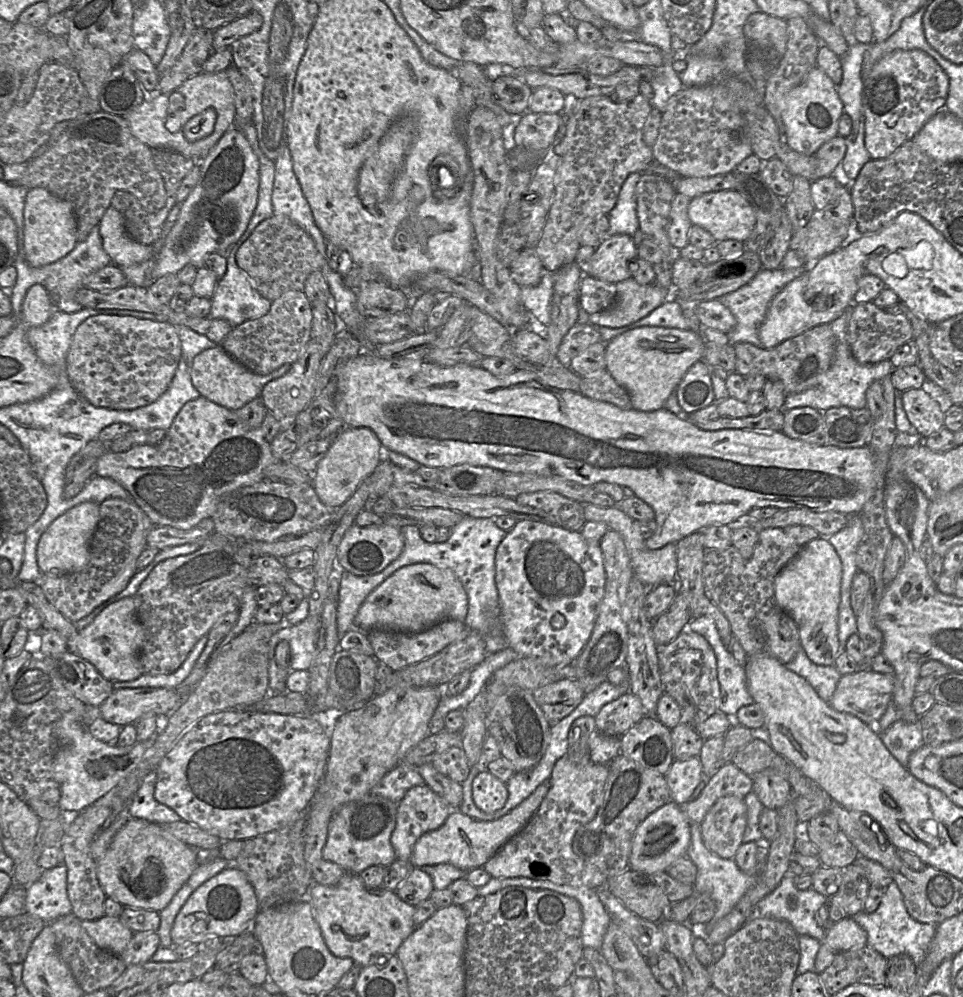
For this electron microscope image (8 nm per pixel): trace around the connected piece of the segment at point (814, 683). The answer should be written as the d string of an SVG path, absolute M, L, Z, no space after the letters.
M800 649L794 659L785 666L803 677L824 701L831 700L841 677L834 665L817 665Z

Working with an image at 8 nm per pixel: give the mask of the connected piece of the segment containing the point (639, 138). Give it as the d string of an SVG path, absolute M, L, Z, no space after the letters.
M641 93L616 103L608 96L586 97L576 103L572 114L565 120L563 154L559 158L554 177L554 197L546 218L541 237L535 246L544 272L555 273L575 262L584 229L595 219L608 215L615 206L621 187L631 173L647 172L655 159L652 148L643 141L644 125L652 105Z

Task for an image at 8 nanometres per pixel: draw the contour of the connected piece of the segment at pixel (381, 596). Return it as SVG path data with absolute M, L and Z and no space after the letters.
M415 563L397 570L368 595L355 617L355 628L419 633L446 619L465 622L467 611L467 593L451 569Z

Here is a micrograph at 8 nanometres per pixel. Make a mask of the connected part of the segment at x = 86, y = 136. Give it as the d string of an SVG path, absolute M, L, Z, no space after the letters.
M100 110L71 120L53 146L39 157L26 162L29 162L26 171L18 180L10 181L9 185L25 186L28 189L45 188L53 195L69 201L77 220L78 242L85 241L93 227L99 224L118 190L132 193L149 213L159 211L166 202L164 180L154 164L151 148L134 137L127 119L122 116Z

